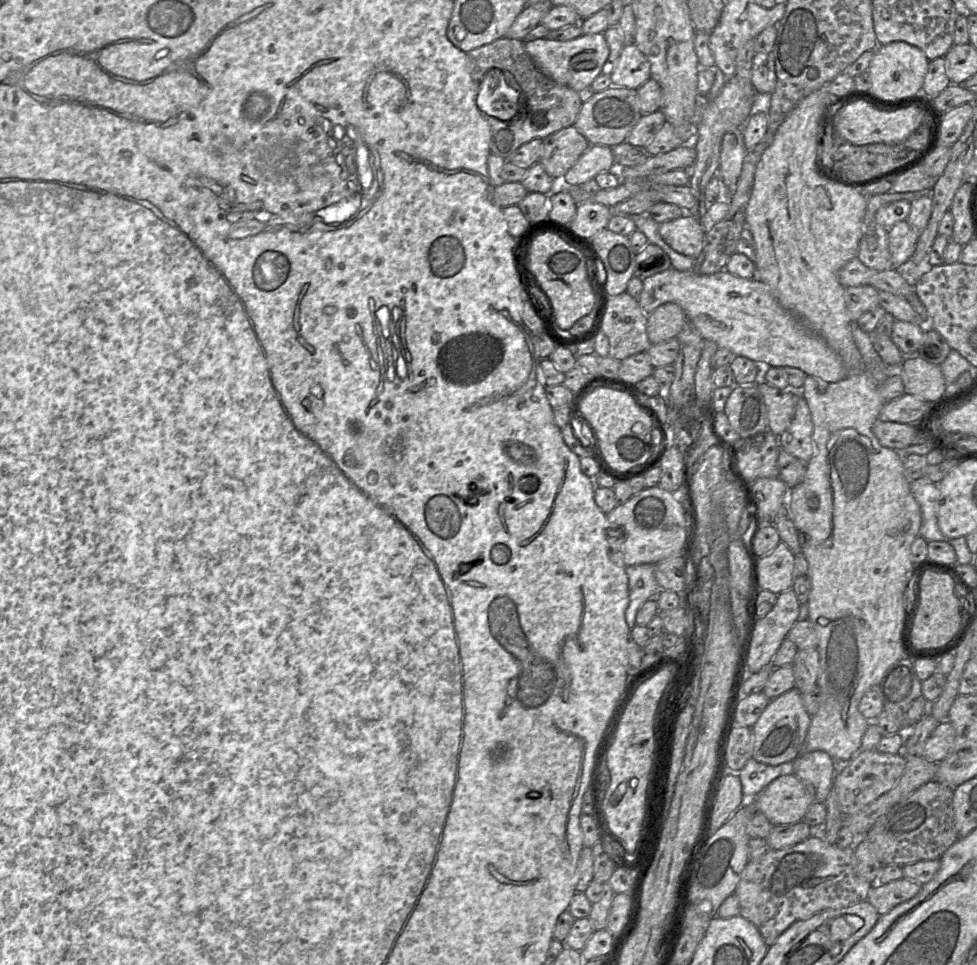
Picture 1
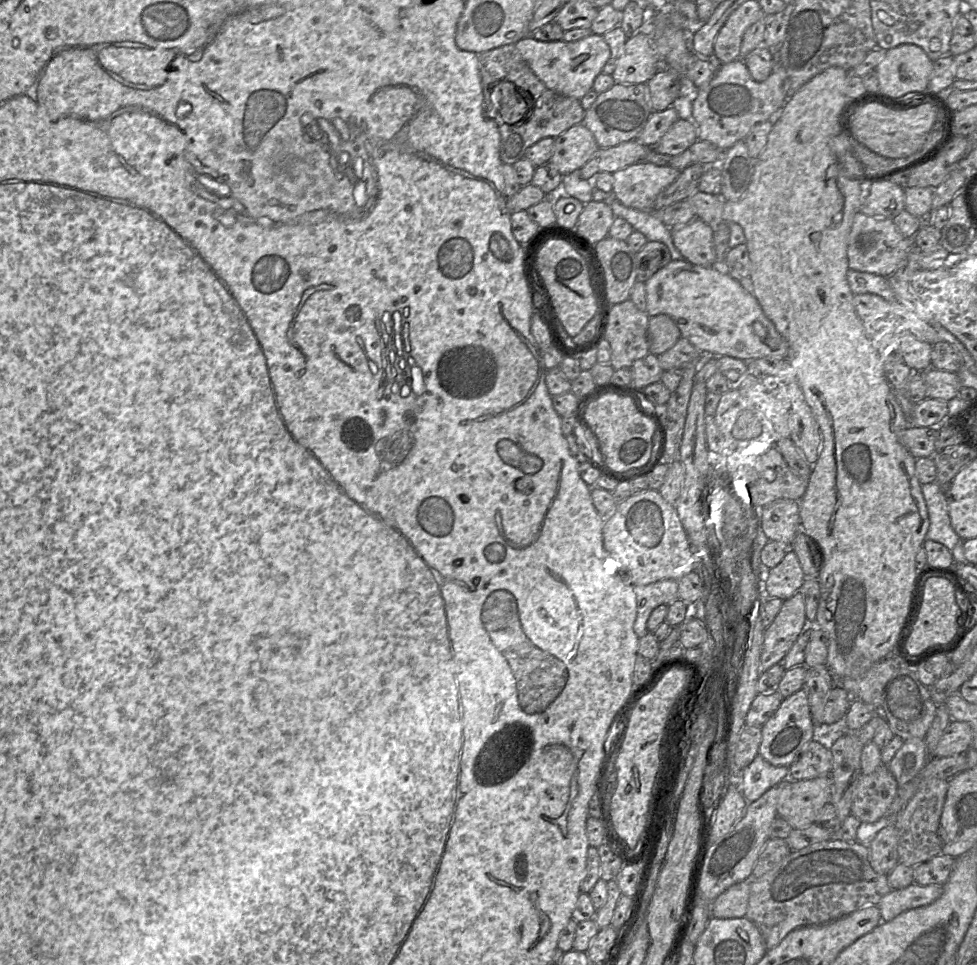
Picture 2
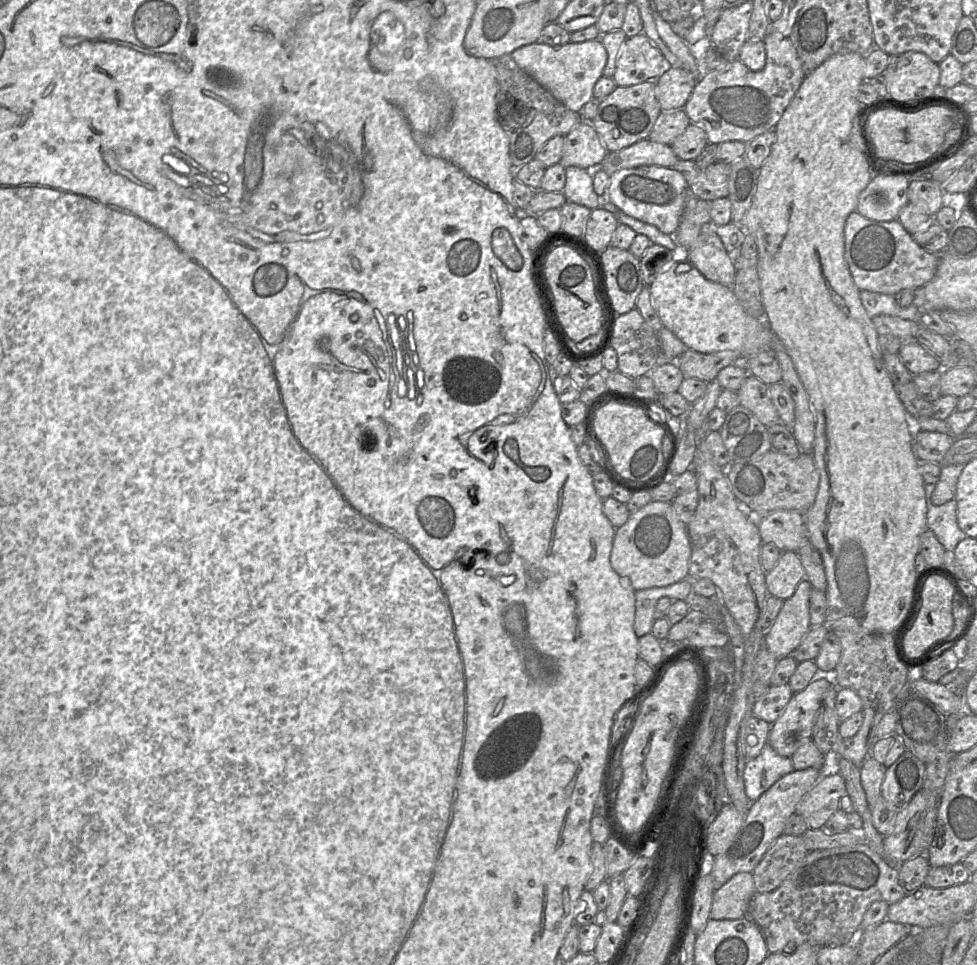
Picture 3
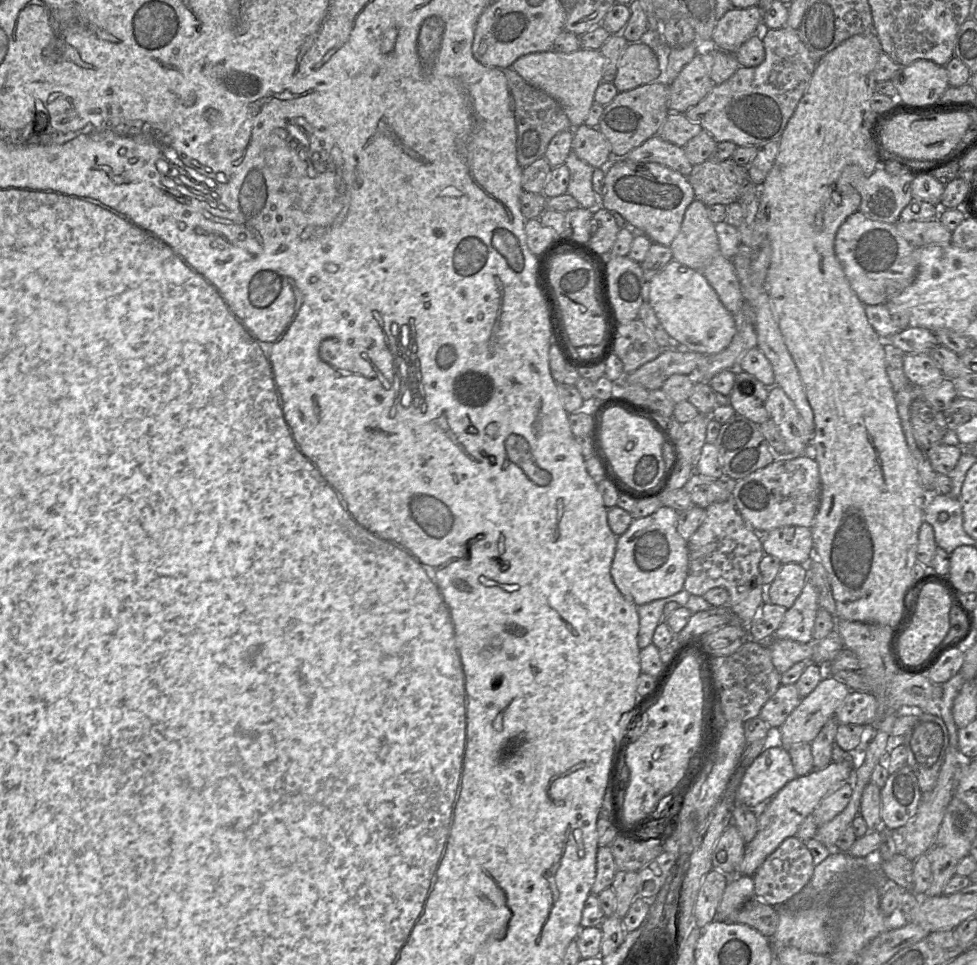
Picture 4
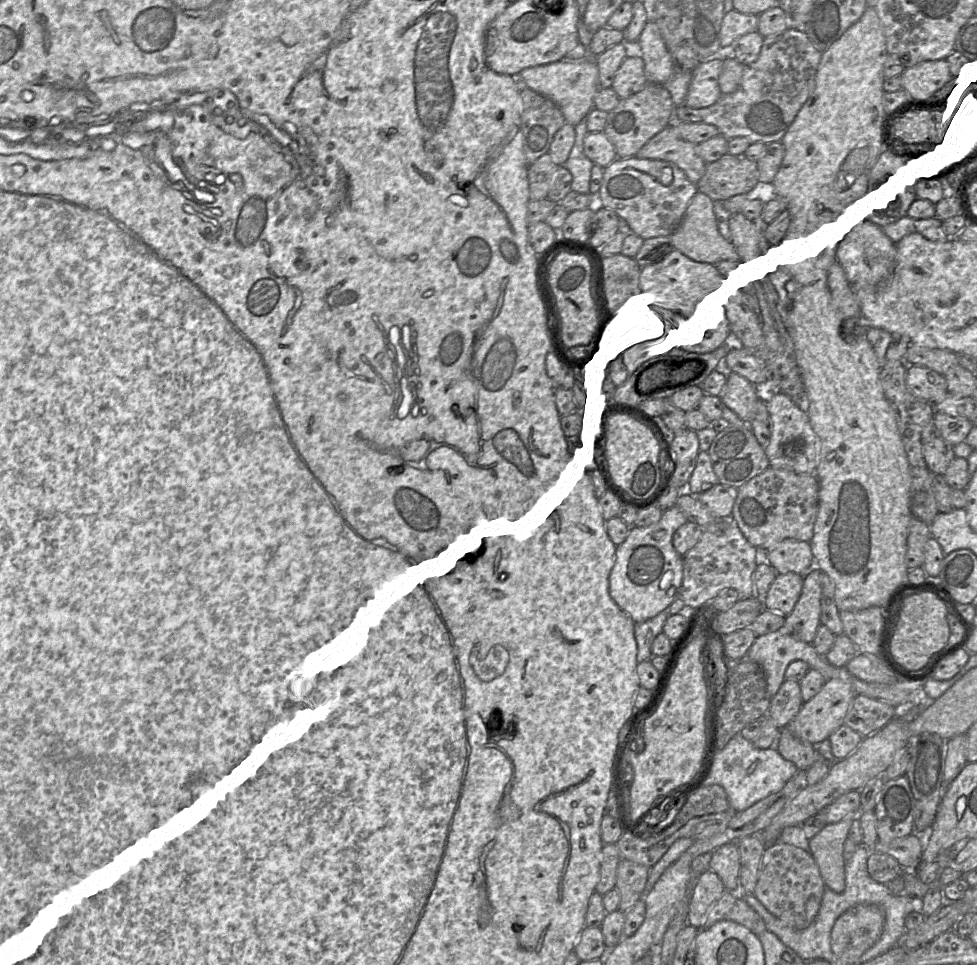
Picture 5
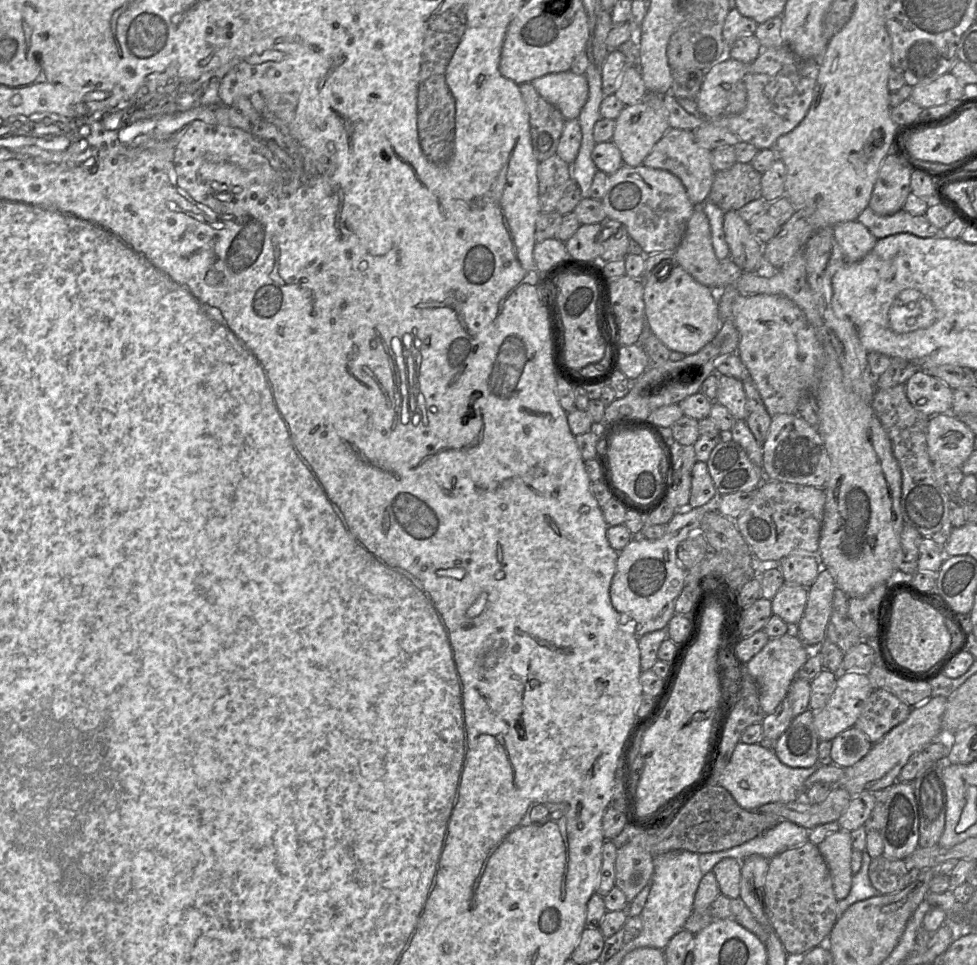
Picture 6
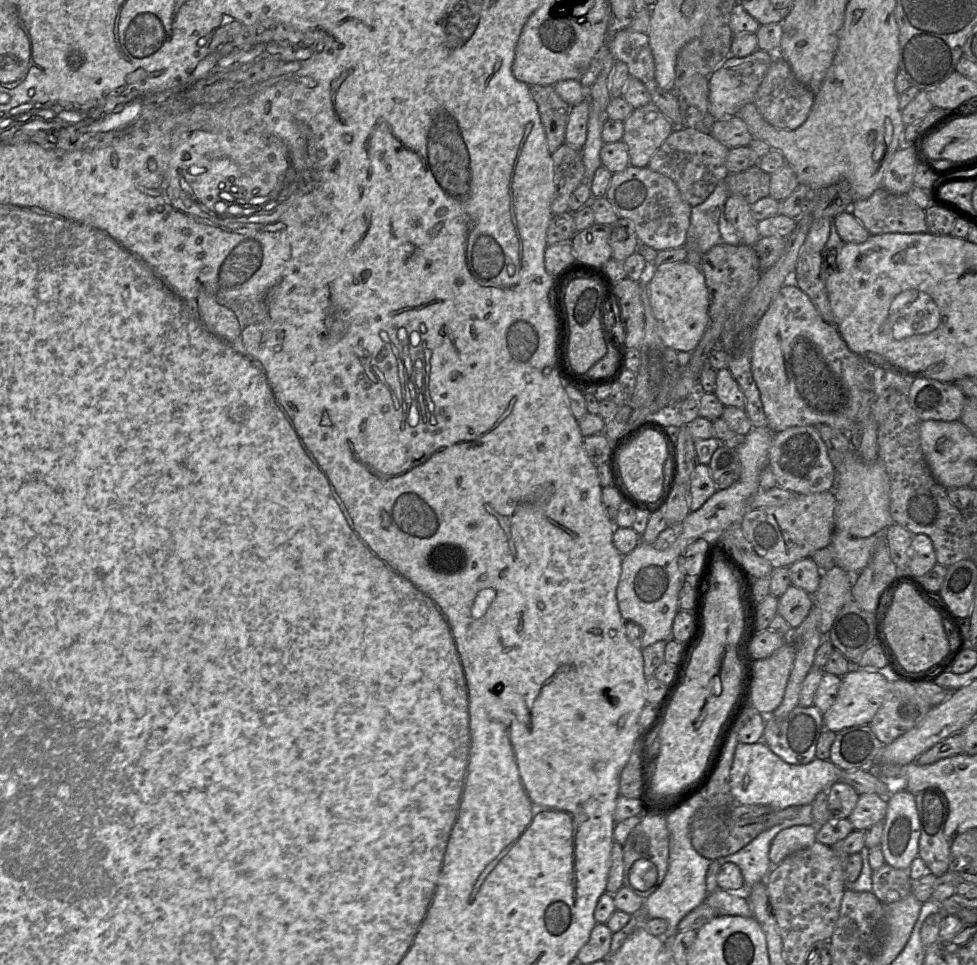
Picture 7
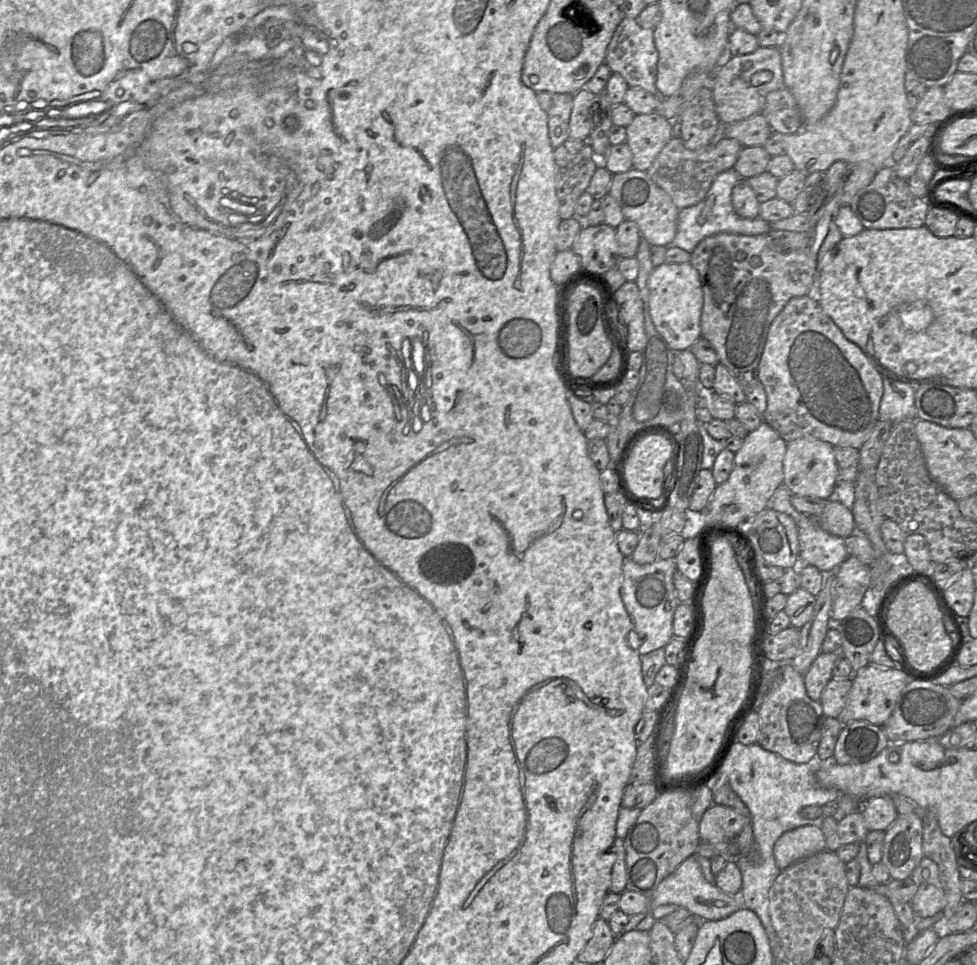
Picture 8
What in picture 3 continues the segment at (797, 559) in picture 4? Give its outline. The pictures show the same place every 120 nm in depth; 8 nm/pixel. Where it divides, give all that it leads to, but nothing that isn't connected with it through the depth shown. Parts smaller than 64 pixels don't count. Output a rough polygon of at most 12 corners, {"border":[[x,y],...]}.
{"border":[[778,510],[758,519],[763,543],[797,552],[807,541],[804,517]]}

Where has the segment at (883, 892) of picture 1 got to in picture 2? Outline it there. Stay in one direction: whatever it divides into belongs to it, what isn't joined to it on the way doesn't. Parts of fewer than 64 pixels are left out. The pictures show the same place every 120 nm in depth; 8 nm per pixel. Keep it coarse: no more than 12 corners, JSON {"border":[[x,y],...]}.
{"border":[[912,883],[878,903],[882,921],[928,905],[943,885]]}

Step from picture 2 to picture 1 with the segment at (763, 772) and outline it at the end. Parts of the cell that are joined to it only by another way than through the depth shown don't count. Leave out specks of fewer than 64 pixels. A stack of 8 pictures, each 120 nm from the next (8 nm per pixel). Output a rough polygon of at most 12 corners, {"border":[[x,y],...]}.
{"border":[[750,758],[737,772],[746,801],[788,767]]}

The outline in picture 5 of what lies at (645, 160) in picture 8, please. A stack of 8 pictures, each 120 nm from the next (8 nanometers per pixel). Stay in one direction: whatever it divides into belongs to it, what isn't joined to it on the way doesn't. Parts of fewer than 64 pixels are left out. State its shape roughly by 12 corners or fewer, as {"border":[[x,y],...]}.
{"border":[[648,83],[608,112],[618,158],[635,157],[673,122],[663,85]]}

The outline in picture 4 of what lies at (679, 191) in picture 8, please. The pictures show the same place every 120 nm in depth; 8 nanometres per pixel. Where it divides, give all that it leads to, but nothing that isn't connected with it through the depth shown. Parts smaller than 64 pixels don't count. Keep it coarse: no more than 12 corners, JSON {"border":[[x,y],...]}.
{"border":[[659,135],[620,159],[658,163],[686,178],[693,165],[684,147]]}

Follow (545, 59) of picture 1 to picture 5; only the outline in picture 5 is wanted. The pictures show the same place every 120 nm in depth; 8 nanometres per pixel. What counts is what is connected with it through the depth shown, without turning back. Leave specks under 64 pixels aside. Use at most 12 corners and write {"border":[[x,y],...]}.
{"border":[[592,57],[523,69],[518,77],[576,126],[600,89]]}

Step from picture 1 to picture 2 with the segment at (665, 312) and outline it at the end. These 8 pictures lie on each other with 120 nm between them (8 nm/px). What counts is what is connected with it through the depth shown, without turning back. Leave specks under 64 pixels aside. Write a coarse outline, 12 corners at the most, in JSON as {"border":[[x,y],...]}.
{"border":[[667,314],[649,318],[651,354],[661,355],[681,337]]}

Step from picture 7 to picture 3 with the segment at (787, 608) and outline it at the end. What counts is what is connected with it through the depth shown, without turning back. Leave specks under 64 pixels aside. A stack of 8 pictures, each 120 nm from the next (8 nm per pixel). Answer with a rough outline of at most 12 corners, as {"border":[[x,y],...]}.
{"border":[[782,552],[765,574],[767,593],[792,597],[805,571],[797,552]]}

